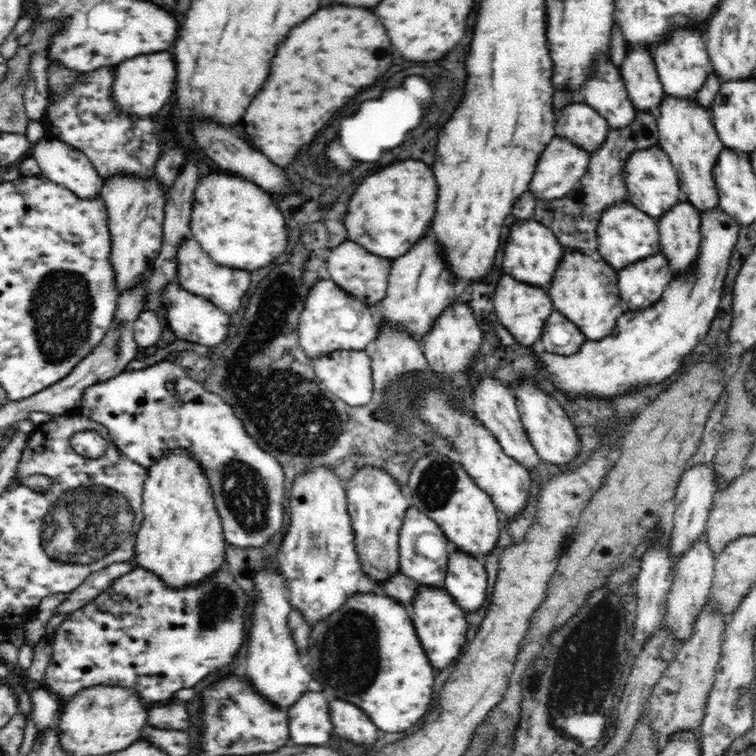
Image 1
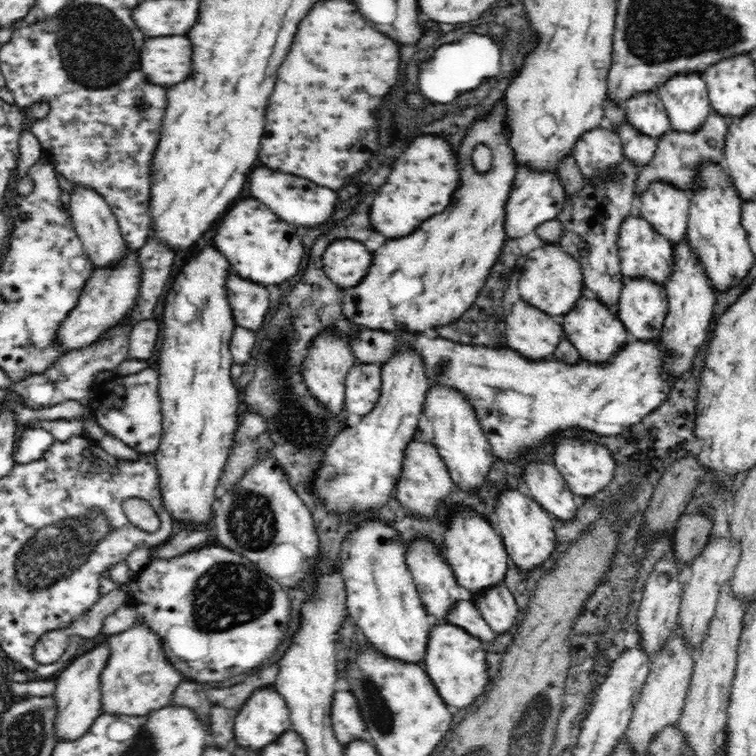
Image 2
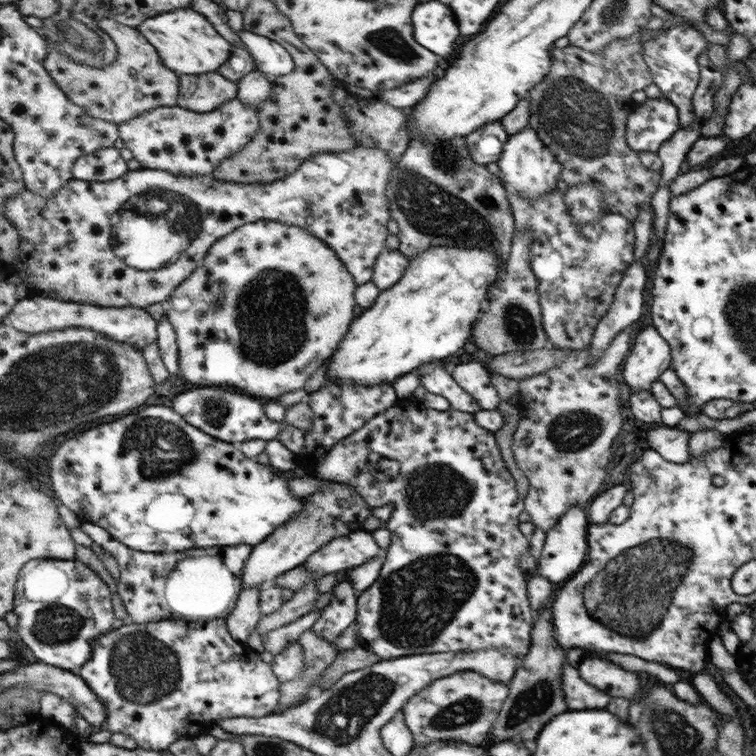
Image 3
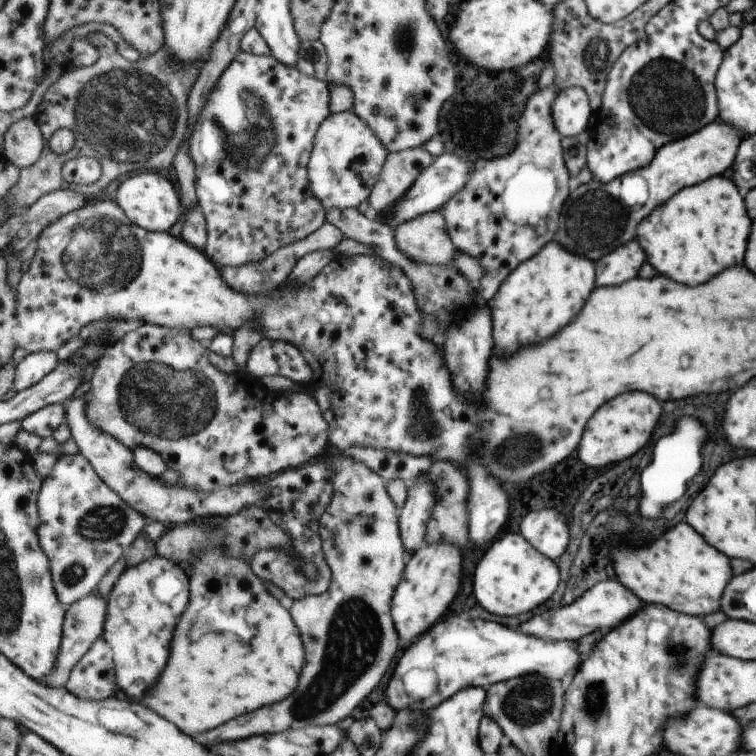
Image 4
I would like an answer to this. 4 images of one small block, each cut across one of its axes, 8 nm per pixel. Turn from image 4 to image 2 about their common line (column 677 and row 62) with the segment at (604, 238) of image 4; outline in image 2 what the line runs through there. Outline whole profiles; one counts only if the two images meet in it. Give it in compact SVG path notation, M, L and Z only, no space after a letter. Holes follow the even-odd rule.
M184 36L145 40L139 56L142 72L154 86L172 86L190 74L190 42Z

